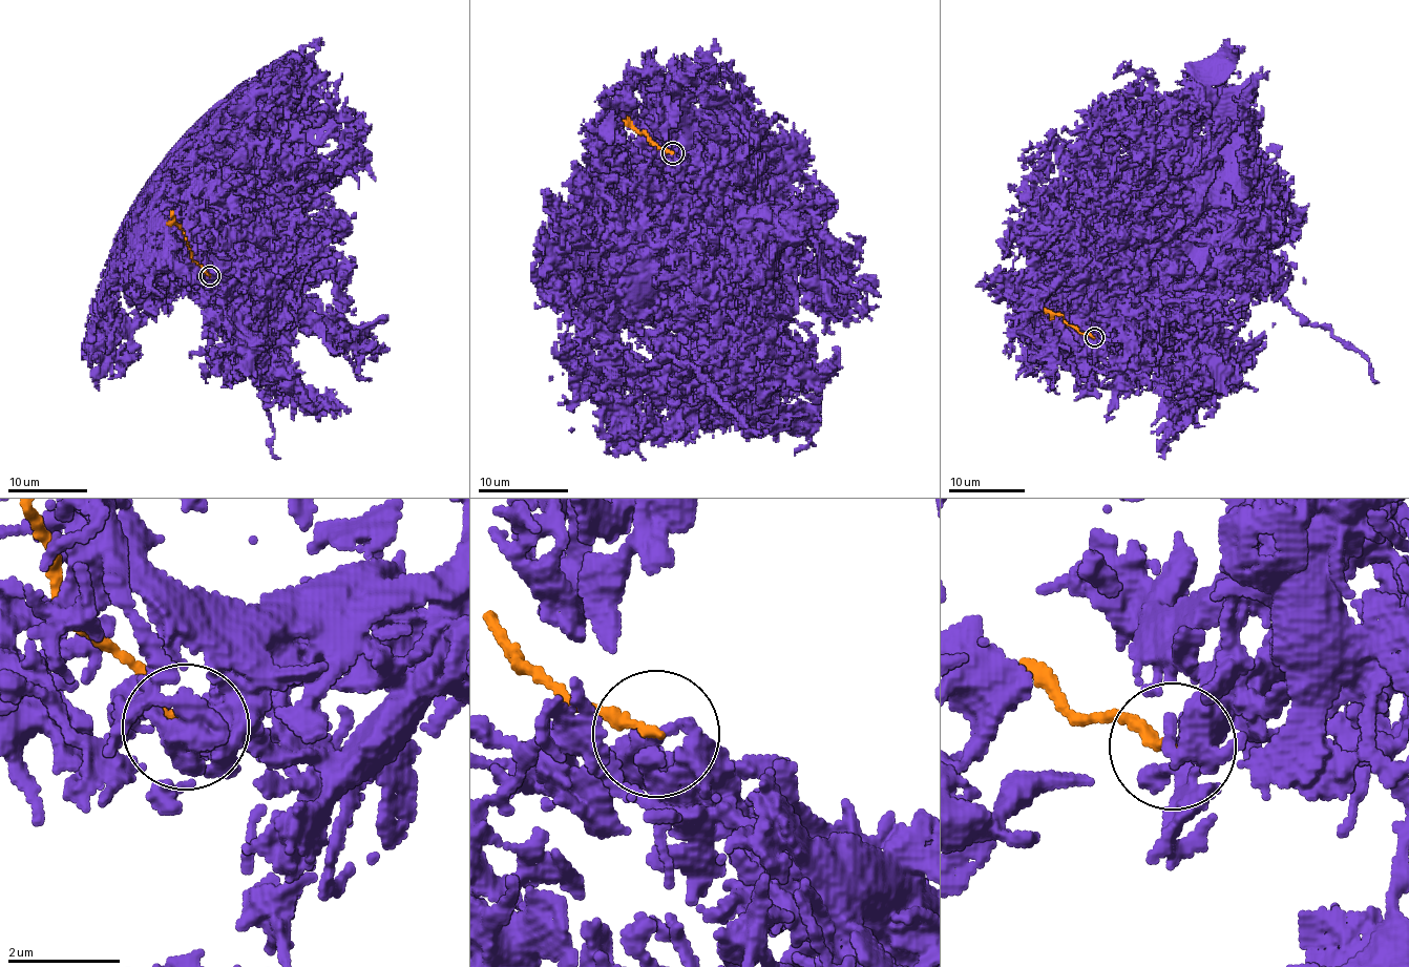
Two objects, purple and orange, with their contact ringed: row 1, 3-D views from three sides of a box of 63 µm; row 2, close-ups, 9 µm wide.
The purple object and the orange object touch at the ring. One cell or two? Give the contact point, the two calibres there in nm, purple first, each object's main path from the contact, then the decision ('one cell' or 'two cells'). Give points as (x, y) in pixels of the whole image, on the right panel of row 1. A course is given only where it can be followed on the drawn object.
place (1094, 337); calibres 200 and 170 nm; course purple (1094, 336), (1096, 343), (1096, 337), (1113, 333), (1132, 317), (1149, 317), (1165, 310), (1190, 290); course orange (1094, 336), (1077, 331), (1064, 315), (1044, 308); two cells

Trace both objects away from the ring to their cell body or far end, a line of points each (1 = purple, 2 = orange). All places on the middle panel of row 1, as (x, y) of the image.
1: (673, 153), (657, 154), (646, 167), (646, 209), (623, 242), (623, 253), (611, 268), (608, 286), (612, 292)
2: (673, 153), (650, 140), (627, 119)

